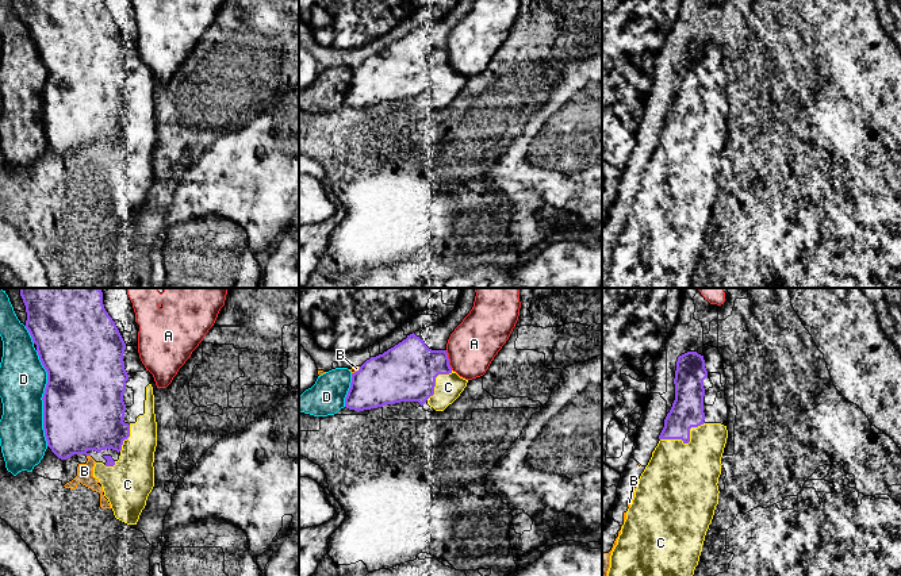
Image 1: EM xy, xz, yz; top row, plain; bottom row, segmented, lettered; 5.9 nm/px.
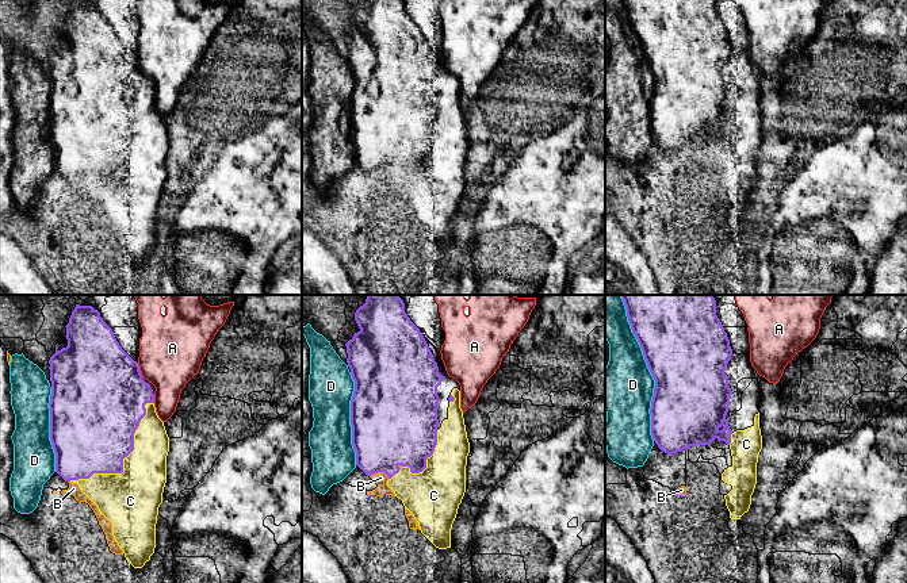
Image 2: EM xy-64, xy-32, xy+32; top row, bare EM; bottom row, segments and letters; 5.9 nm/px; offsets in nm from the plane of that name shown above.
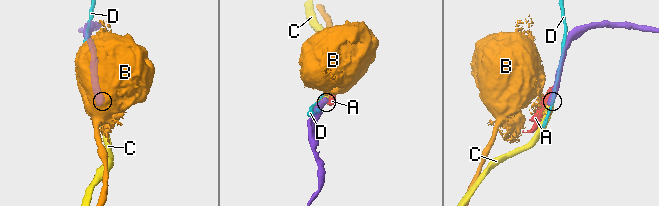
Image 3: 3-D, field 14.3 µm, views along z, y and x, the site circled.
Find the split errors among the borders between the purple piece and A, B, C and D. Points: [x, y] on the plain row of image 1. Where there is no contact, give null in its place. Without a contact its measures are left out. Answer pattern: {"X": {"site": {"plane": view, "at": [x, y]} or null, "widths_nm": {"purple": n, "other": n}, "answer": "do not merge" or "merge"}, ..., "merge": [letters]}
{"A": {"site": {"plane": "xz", "at": [448, 57]}, "widths_nm": {"purple": 340, "other": 280}, "answer": "do not merge"}, "B": {"site": {"plane": "xy", "at": [88, 152]}, "widths_nm": {"purple": 460, "other": 100}, "answer": "do not merge"}, "C": {"site": {"plane": "yz", "at": [687, 139]}, "widths_nm": {"purple": 190, "other": 440}, "answer": "merge"}, "D": {"site": {"plane": "xy", "at": [42, 95]}, "widths_nm": {"purple": 480, "other": 280}, "answer": "do not merge"}, "merge": ["C"]}

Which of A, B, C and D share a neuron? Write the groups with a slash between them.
A / B / C / D

